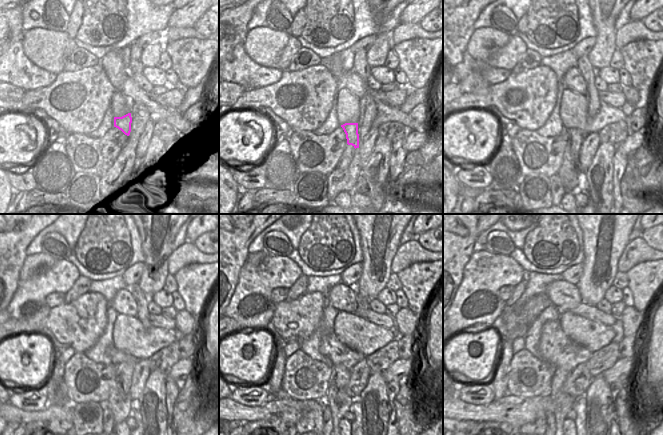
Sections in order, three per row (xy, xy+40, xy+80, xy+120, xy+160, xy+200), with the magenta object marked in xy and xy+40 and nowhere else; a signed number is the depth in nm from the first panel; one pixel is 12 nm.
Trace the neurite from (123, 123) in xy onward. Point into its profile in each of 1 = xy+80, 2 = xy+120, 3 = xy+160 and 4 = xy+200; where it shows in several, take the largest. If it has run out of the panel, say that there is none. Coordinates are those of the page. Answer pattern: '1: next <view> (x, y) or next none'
1: next xy+80 (568, 172)
2: next xy+120 (119, 399)
3: next xy+160 (339, 402)
4: next xy+200 (564, 403)

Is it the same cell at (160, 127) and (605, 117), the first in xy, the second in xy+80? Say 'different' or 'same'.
different

